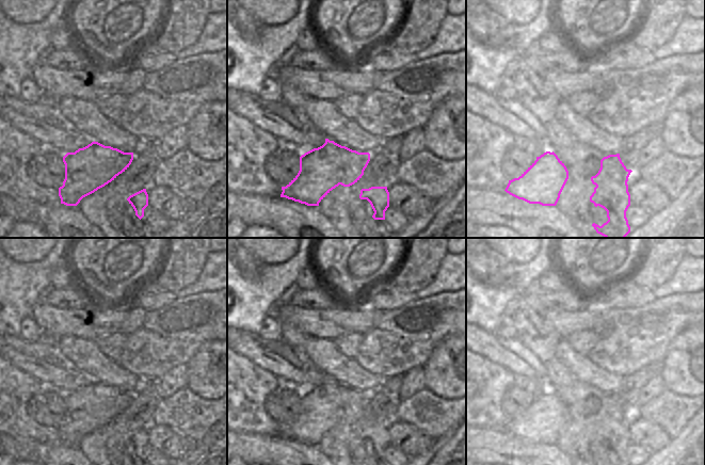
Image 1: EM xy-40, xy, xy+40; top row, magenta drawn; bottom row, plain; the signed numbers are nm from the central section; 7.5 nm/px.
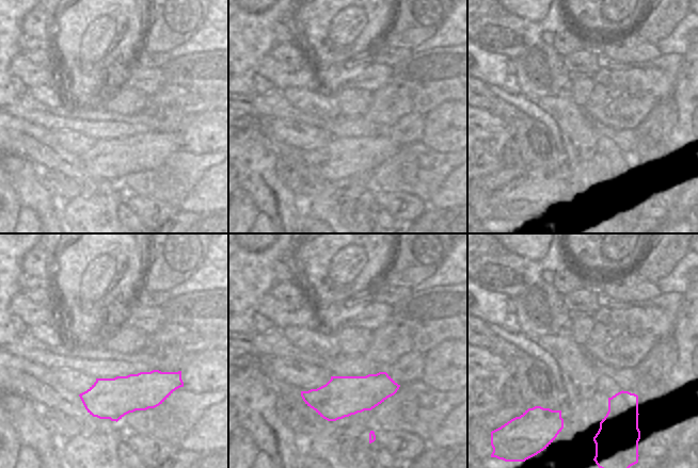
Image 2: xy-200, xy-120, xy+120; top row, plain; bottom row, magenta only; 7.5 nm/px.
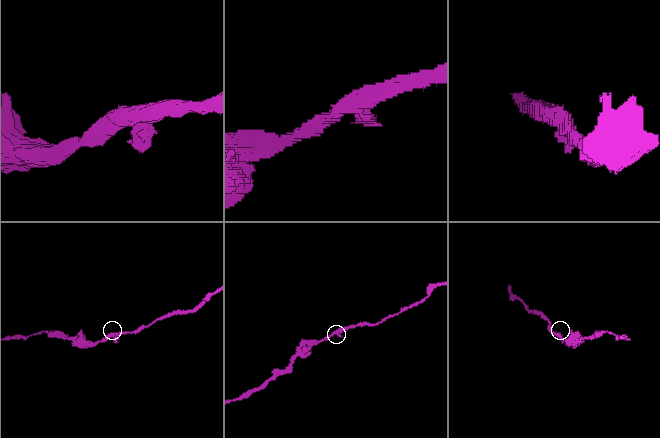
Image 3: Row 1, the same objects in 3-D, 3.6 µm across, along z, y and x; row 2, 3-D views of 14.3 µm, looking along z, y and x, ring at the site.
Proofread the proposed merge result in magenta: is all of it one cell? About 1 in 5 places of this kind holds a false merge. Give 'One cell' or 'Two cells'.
Two cells

